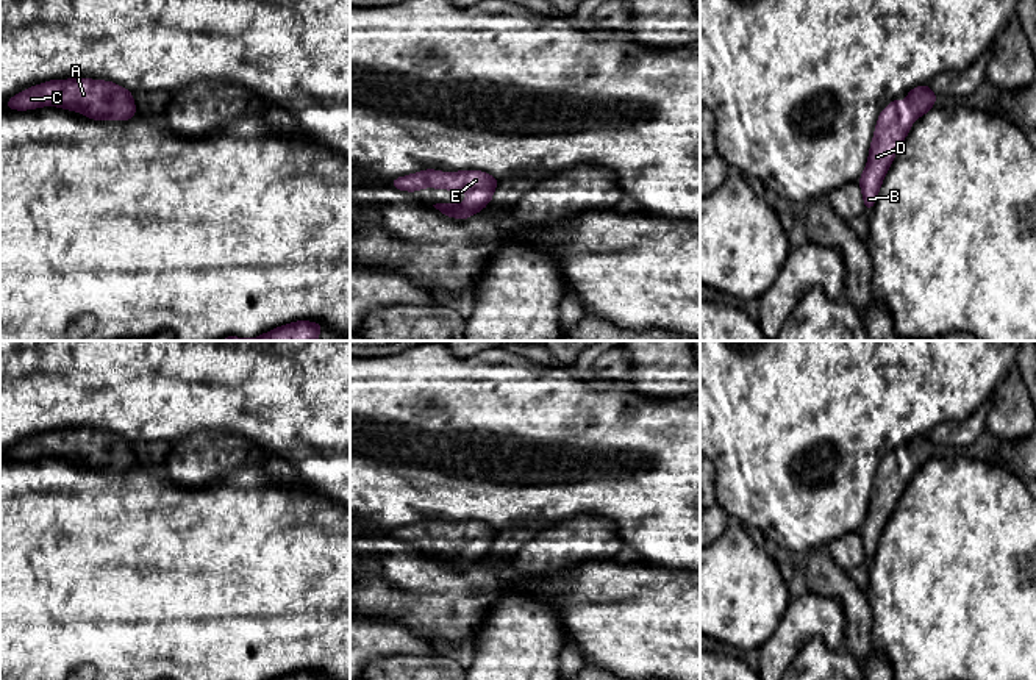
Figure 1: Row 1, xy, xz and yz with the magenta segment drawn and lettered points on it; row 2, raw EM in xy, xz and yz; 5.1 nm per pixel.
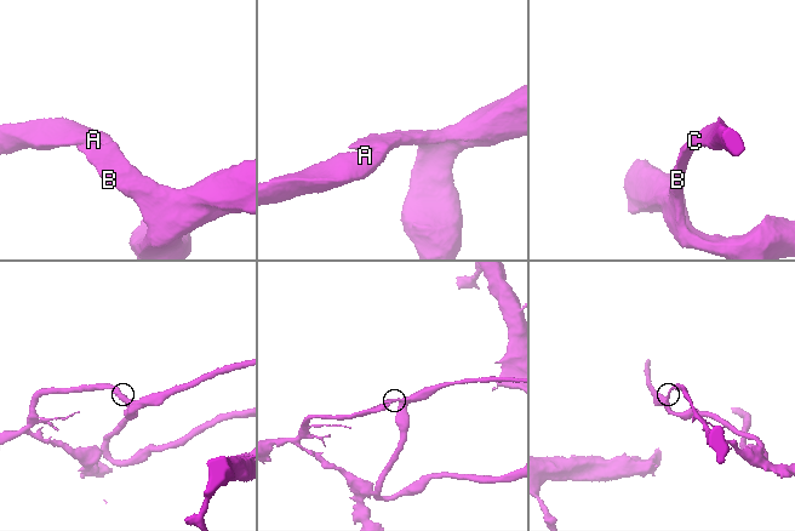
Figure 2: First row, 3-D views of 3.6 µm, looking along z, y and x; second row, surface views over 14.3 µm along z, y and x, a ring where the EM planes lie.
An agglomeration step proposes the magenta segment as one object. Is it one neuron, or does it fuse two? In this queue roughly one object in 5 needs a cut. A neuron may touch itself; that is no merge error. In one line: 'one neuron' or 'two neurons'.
one neuron

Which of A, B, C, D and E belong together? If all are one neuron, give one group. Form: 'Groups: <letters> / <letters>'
Groups: A B C D E

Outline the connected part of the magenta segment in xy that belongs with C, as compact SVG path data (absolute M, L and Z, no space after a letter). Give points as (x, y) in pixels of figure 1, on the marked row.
M89 78L45 81L16 94L3 106L19 111L59 106L94 120L130 120L136 116L133 94L127 88Z

